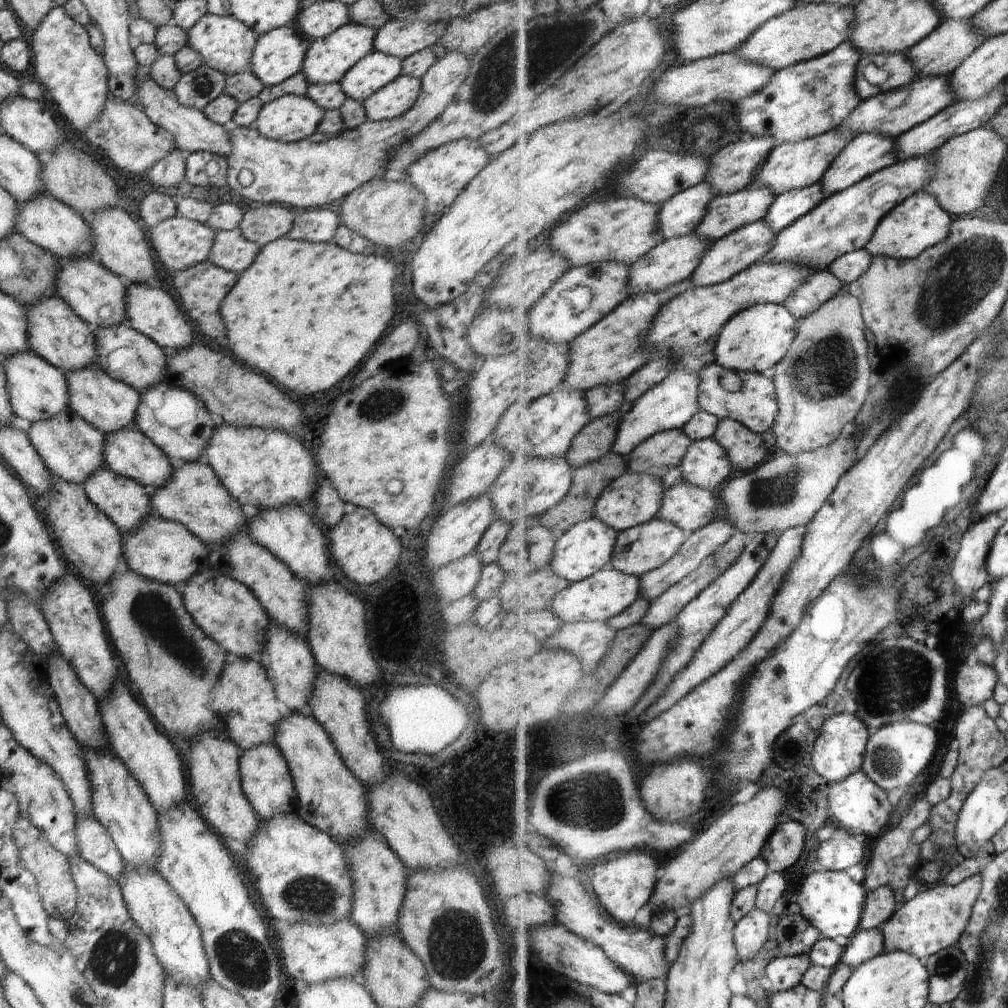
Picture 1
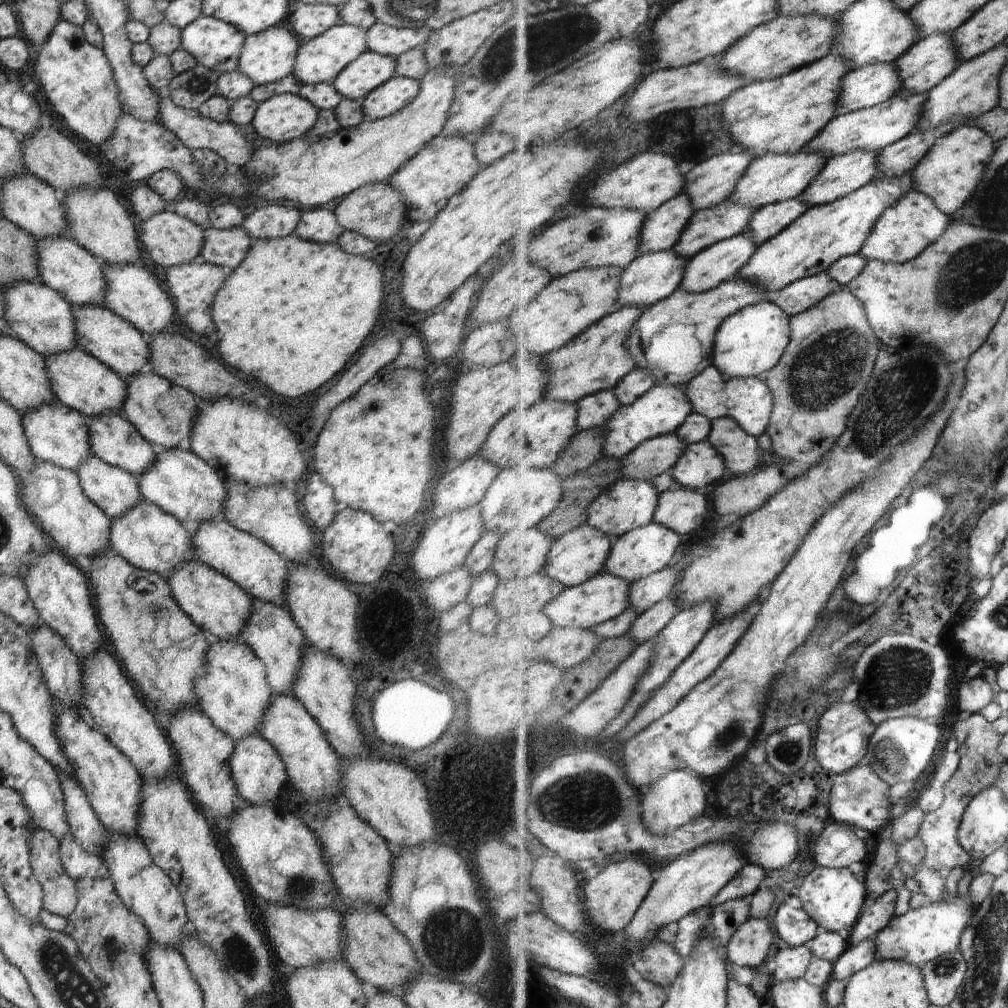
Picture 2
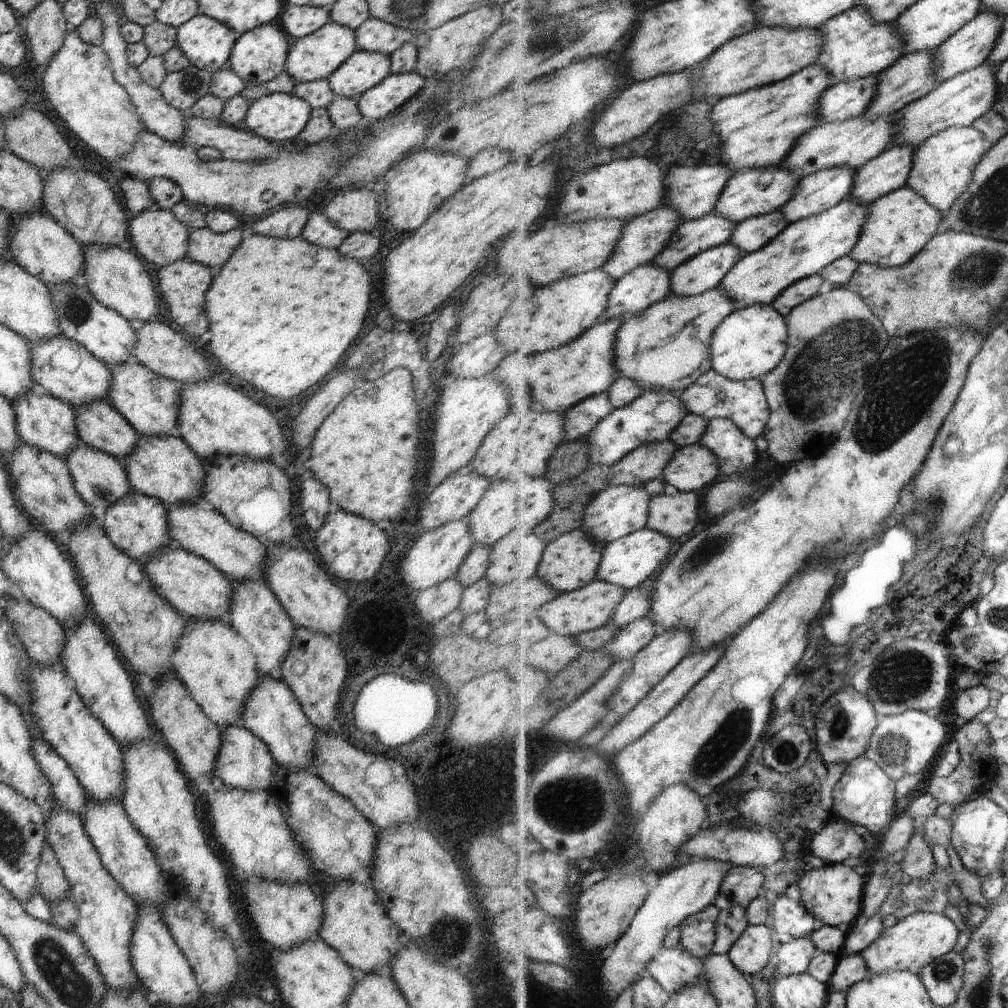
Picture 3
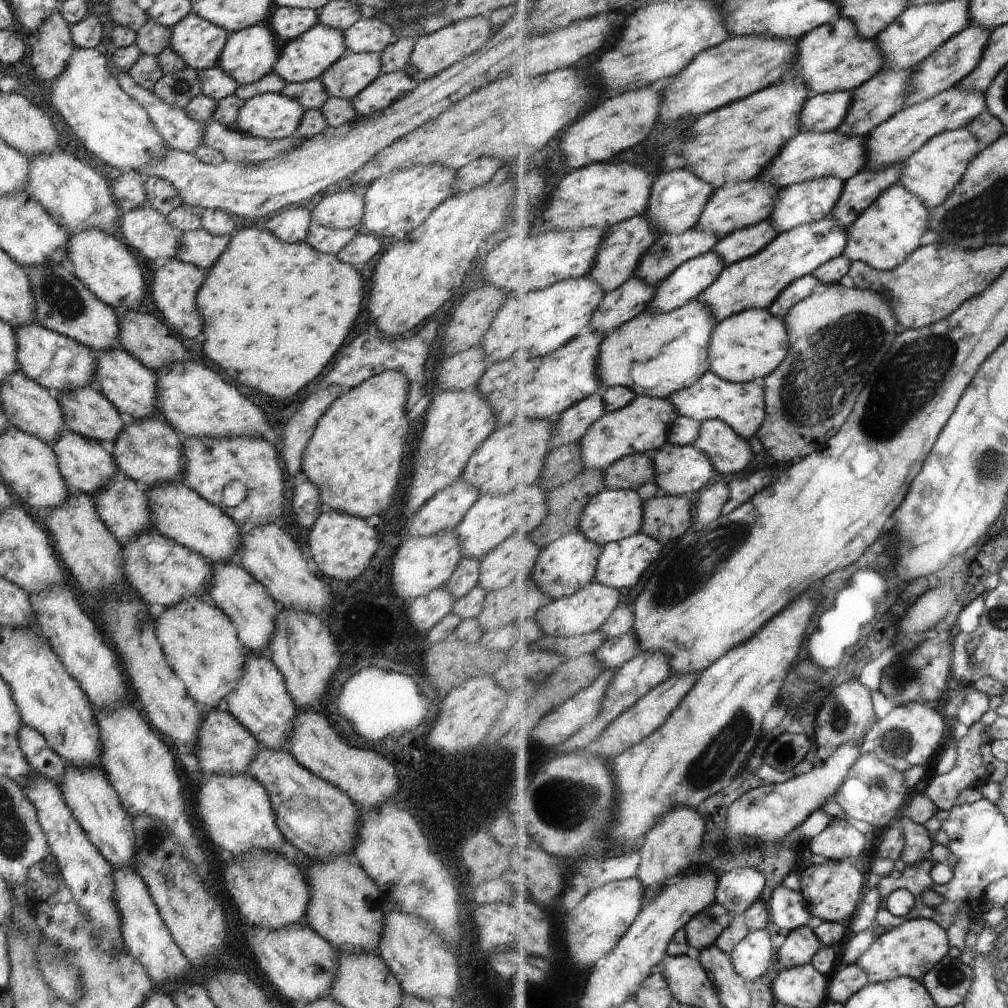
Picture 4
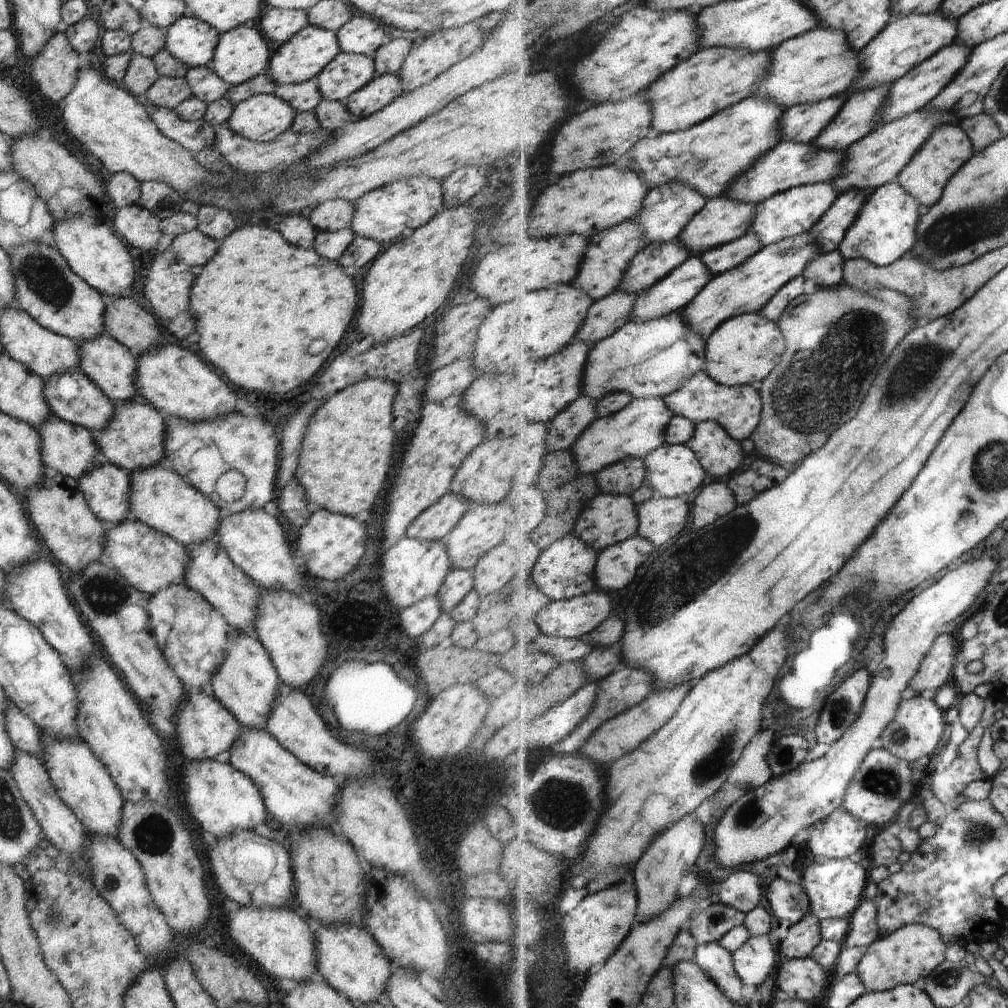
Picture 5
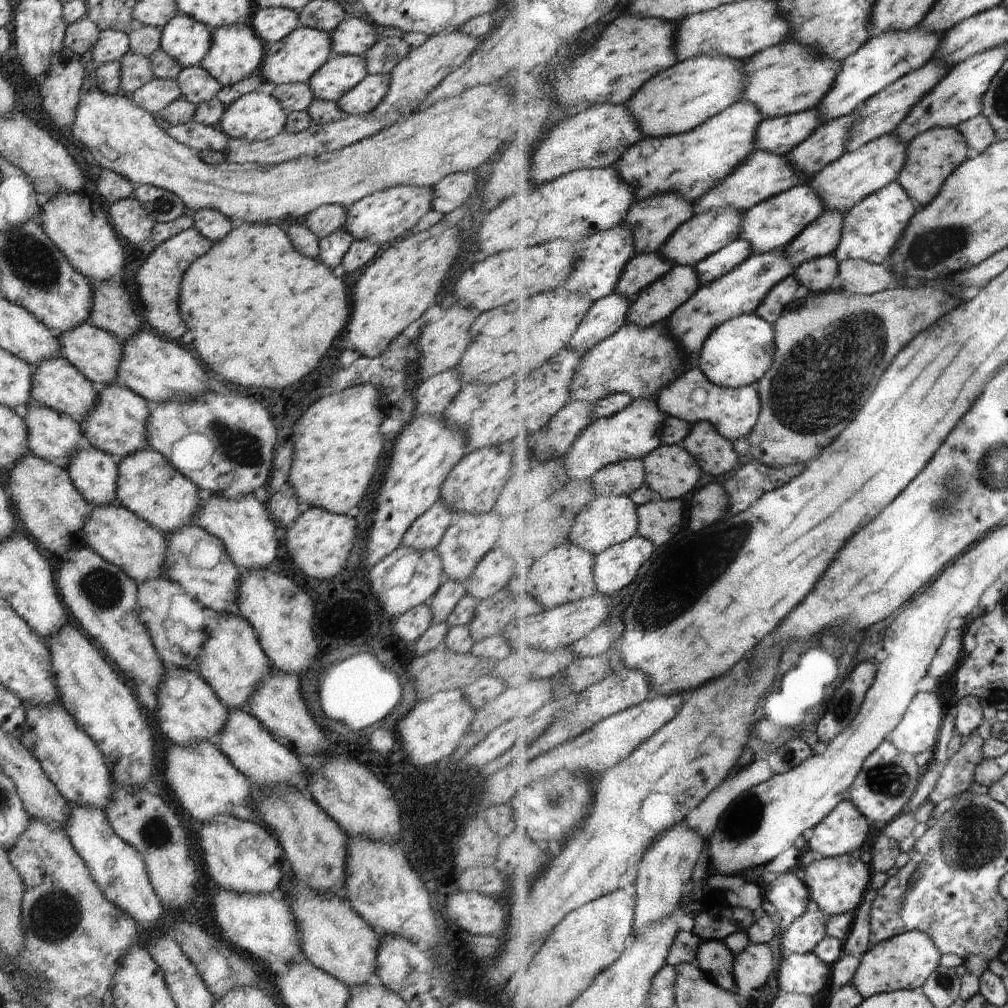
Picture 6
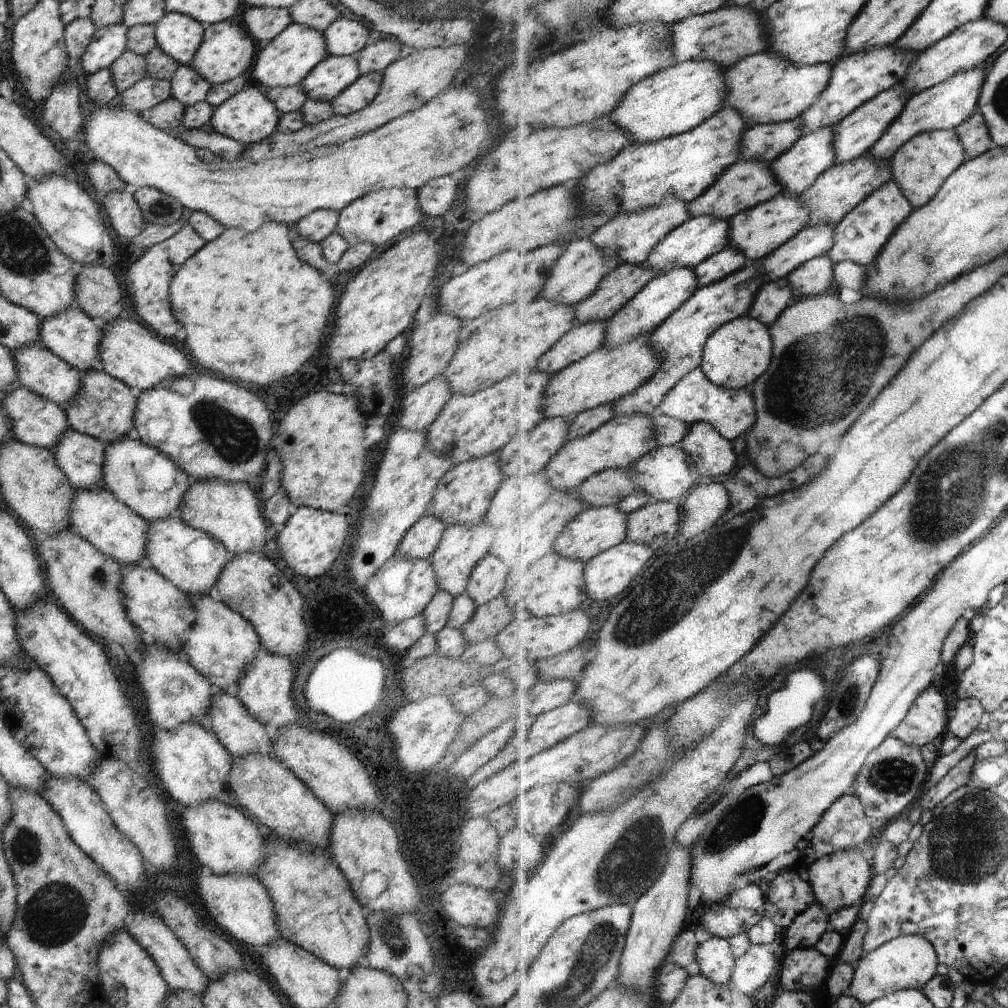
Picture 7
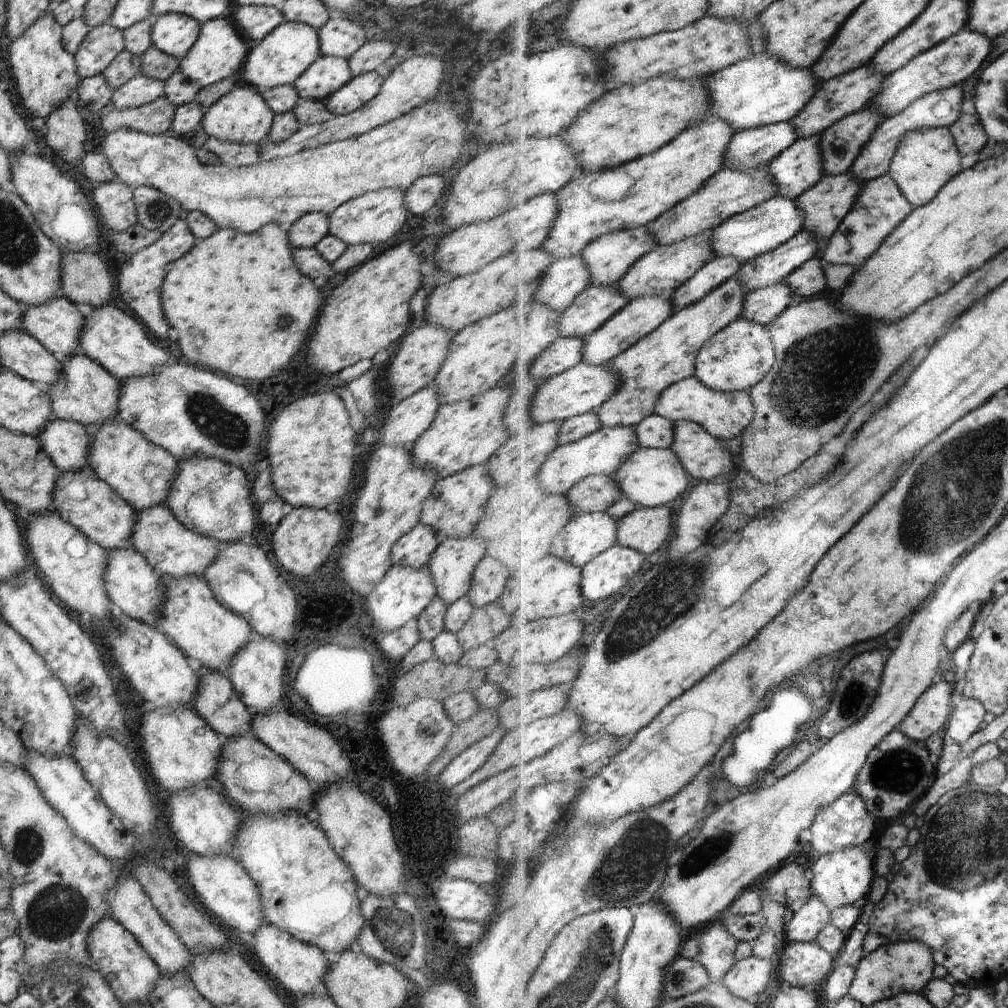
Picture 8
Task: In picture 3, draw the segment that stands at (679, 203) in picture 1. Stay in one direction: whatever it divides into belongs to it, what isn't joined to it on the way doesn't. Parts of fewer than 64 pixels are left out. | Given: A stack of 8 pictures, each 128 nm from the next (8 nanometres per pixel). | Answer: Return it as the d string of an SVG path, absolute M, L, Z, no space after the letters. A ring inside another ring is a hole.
M667 204L629 221L626 228L624 228L624 236L618 242L614 256L602 268L602 272L606 272L609 277L617 282L622 277L632 274L636 267L654 263L658 256L665 252L666 246L668 246L670 240L681 228L682 223L683 220L680 212L674 206L668 206Z

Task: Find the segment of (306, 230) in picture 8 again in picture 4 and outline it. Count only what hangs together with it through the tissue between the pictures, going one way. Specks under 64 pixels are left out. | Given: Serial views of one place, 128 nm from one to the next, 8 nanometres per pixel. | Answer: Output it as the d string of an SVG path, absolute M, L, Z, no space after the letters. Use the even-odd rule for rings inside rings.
M335 192L322 197L310 212L311 222L333 229L359 229L364 216L363 195L356 192Z

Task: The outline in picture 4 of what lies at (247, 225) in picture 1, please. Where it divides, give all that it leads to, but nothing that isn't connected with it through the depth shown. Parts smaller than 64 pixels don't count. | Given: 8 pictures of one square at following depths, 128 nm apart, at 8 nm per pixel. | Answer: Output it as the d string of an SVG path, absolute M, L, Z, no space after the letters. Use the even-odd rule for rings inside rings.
M304 205L292 206L270 219L266 219L263 229L272 232L280 240L286 240L286 242L305 242L304 238L306 238L311 221L310 212Z

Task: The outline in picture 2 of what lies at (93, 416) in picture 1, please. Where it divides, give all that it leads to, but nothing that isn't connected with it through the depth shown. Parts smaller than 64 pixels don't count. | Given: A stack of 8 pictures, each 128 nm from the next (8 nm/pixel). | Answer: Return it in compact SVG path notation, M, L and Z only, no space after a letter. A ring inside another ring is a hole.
M80 347L60 354L48 354L44 360L46 360L46 374L50 378L50 390L62 404L77 410L87 418L100 416L106 412L120 412L120 406L126 400L126 382L106 364L102 364Z

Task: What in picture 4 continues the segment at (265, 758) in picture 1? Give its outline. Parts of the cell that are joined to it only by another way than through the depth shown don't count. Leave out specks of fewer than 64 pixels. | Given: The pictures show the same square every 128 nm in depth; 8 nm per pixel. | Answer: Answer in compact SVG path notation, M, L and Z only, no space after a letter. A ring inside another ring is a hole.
M223 707L216 710L203 709L202 716L204 718L198 728L198 746L193 753L202 773L230 774L230 776L245 774L258 754L260 743Z

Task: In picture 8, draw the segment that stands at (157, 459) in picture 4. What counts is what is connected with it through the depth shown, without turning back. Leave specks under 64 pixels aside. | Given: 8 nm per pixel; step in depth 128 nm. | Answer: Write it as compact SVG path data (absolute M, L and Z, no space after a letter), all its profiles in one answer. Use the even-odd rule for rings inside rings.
M74 354L68 358L64 356L60 357L59 361L62 376L58 378L58 382L46 388L52 412L57 418L78 422L83 426L100 426L106 424L110 418L118 418L119 379L86 355Z

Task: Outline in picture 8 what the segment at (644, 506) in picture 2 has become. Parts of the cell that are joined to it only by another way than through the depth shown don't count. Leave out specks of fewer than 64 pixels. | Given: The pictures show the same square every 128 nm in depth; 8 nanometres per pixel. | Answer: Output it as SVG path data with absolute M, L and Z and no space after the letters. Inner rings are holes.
M609 512L583 513L573 519L556 538L553 553L570 564L584 568L591 560L619 543L620 523Z

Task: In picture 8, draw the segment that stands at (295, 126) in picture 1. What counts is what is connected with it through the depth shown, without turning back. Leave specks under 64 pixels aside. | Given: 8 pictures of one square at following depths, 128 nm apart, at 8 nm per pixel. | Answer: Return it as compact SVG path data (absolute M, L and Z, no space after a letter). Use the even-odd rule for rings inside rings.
M238 84L216 102L209 106L204 113L200 126L204 132L216 140L242 144L259 144L270 132L274 122L274 112L268 108L262 98L261 91L252 85Z

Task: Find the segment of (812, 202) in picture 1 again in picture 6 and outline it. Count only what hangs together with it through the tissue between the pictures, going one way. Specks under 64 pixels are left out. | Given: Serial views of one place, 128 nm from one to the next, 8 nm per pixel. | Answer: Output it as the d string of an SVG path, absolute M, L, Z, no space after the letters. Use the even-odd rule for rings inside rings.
M736 240L729 244L720 252L714 253L712 256L697 264L698 272L701 273L702 284L710 284L739 266L742 266L754 254L752 244L748 240Z

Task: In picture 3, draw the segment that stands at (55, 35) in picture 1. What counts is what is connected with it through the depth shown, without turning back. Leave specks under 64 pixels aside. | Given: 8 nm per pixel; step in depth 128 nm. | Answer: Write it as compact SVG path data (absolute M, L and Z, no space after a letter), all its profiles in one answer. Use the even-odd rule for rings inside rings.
M78 29L72 30L64 38L62 48L56 52L56 56L52 58L52 62L48 64L48 68L42 74L42 84L48 102L52 104L52 108L57 112L56 116L60 116L66 122L66 126L82 142L86 142L96 154L100 154L106 160L116 162L122 156L126 156L132 150L134 142L138 140L140 130L145 128L142 125L142 120L138 118L138 114L136 114L126 91L114 80L110 59L104 49L101 46L82 42L80 36L78 36Z

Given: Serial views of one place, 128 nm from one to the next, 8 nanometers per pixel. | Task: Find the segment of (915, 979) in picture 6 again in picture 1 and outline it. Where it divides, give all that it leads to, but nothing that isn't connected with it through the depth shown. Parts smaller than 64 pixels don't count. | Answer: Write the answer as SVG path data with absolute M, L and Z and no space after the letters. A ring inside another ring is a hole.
M981 874L972 875L955 886L947 886L940 881L935 888L921 892L903 903L894 918L884 924L886 950L908 950L925 962L930 956L958 945L969 927L974 906L982 896L983 888L984 878Z

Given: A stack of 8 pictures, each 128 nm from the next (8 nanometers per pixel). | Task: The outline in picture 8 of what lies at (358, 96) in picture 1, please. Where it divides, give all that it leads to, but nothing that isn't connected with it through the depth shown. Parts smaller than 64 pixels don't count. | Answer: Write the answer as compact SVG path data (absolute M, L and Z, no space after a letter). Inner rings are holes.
M321 54L292 85L299 98L326 101L330 94L346 86L352 78L347 58Z

